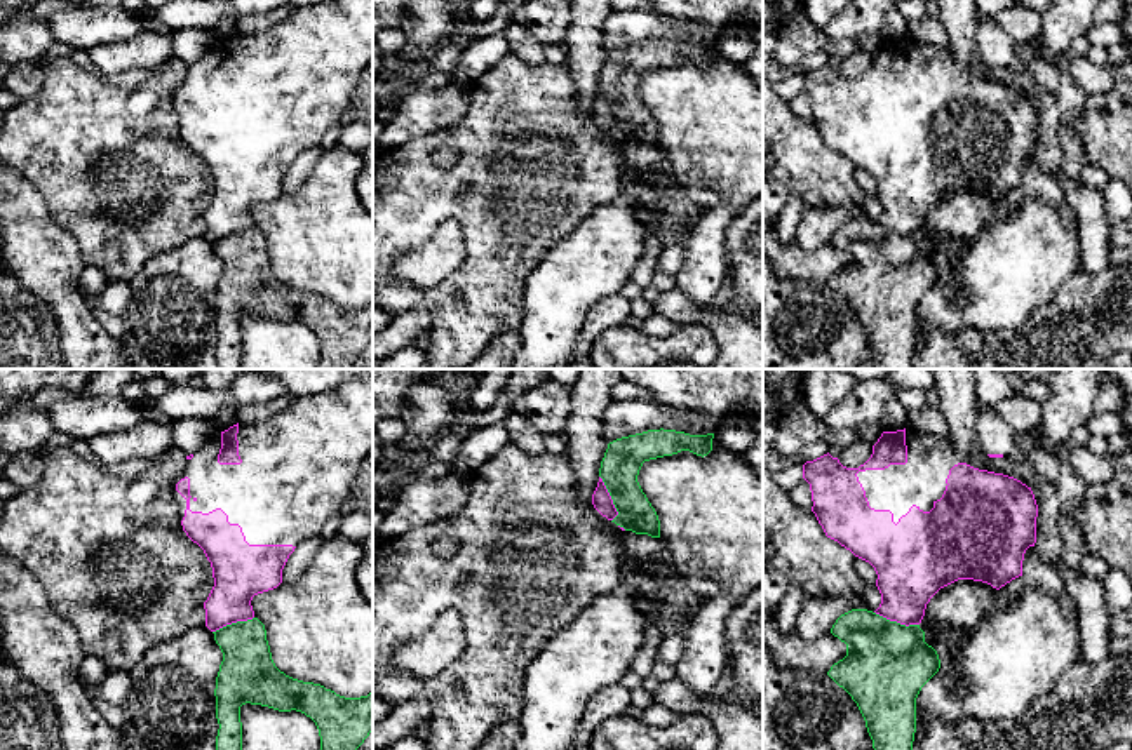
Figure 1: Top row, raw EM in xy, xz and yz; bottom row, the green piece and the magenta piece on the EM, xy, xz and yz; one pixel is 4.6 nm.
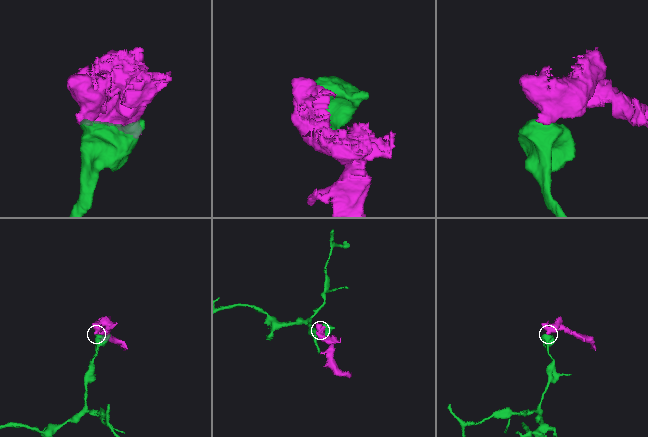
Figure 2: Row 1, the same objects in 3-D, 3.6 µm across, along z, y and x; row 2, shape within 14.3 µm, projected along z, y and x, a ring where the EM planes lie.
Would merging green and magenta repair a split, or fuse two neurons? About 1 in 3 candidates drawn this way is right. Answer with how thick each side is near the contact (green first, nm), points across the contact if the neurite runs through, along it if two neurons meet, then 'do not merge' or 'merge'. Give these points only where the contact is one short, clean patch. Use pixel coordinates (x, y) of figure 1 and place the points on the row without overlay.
180 nm thick on the green side, 90 nm on the other; border along xz (599, 86), (617, 122), (612, 131); do not merge

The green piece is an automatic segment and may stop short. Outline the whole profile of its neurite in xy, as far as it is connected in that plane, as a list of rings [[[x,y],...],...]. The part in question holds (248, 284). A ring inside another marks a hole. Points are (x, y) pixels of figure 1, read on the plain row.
[[[258,228],[212,244],[223,263],[214,299],[218,369],[240,369],[240,317],[246,313],[305,324],[319,339],[319,369],[354,369],[373,341],[373,303],[345,308],[320,294],[286,285],[272,270],[266,240]]]

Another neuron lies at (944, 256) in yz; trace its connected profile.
[[[925,244],[925,252],[937,261],[940,270],[940,278],[946,277],[954,265],[956,251],[951,247]]]

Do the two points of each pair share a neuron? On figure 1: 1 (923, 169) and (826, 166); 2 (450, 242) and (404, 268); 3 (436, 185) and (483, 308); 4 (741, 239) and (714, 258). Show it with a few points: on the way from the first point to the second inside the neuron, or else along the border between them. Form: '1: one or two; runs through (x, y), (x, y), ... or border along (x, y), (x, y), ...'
1: two; border along (824, 141), (855, 167)
2: one; runs through (439, 253), (425, 267), (415, 267)
3: one; runs through (467, 216), (483, 232), (483, 277)
4: two; border along (741, 211), (725, 234), (728, 275)

